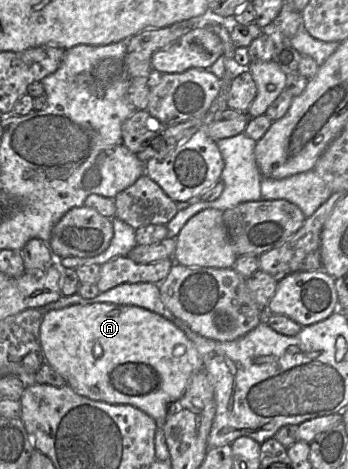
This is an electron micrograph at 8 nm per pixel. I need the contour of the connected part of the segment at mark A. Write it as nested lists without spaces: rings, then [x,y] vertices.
[[[92,303],[49,310],[48,312],[44,312],[42,317],[42,323],[40,325],[40,342],[45,362],[62,375],[66,380],[66,384],[72,387],[76,393],[91,400],[103,401],[110,404],[132,405],[147,413],[155,419],[159,425],[164,422],[169,406],[184,394],[192,377],[203,369],[203,362],[198,351],[182,330],[163,316],[133,305]]]

